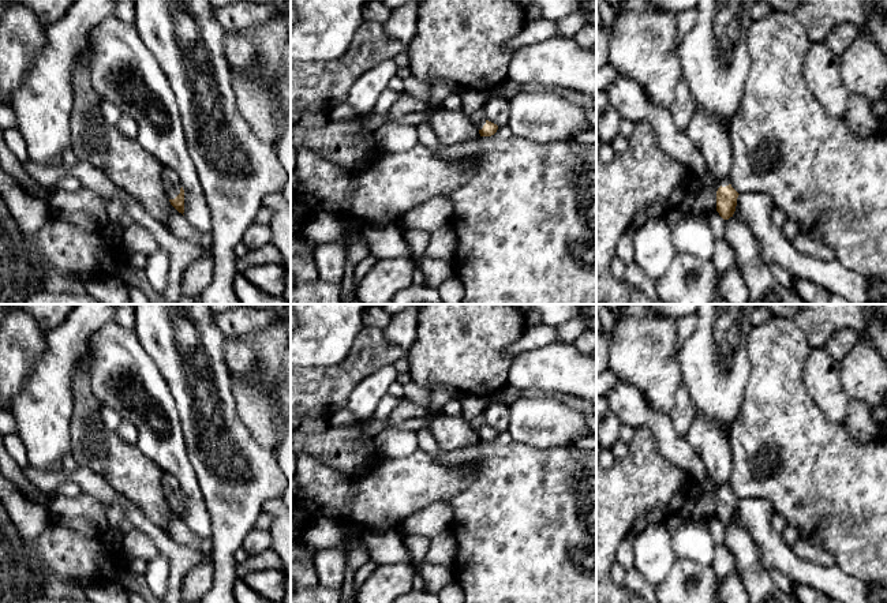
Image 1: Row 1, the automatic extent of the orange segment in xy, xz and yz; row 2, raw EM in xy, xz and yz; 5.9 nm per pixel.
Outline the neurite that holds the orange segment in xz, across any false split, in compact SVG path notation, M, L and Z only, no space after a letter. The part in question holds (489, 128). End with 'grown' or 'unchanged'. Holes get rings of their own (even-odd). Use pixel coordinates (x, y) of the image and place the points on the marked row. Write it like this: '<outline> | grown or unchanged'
M482 109L469 116L471 121L478 127L480 136L491 136L497 132L498 126L489 121Z | grown

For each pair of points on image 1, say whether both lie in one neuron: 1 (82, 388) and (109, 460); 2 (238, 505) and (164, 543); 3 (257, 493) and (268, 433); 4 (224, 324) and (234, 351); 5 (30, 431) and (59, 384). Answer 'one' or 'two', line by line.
1: one
2: two
3: two
4: two
5: one

